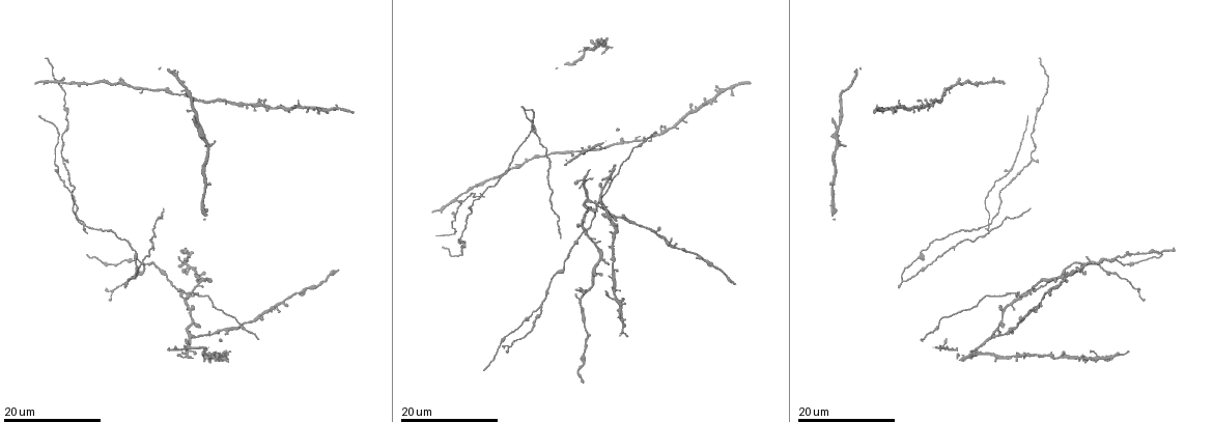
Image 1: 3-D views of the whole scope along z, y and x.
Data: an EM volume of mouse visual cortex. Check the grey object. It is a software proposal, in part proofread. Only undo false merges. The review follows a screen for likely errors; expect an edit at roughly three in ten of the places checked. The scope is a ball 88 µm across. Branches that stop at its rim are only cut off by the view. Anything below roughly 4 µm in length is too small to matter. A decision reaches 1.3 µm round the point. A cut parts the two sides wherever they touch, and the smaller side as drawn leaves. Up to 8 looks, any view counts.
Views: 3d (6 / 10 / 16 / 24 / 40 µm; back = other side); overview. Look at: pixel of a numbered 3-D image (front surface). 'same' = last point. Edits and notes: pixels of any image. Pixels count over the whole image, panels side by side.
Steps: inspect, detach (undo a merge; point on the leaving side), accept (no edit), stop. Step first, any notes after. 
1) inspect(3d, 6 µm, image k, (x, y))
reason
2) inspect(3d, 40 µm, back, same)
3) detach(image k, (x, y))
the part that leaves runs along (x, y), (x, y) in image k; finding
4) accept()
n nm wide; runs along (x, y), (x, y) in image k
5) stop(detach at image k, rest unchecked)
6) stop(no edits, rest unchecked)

inspect(3d, 16 µm, image 1, (161, 271))

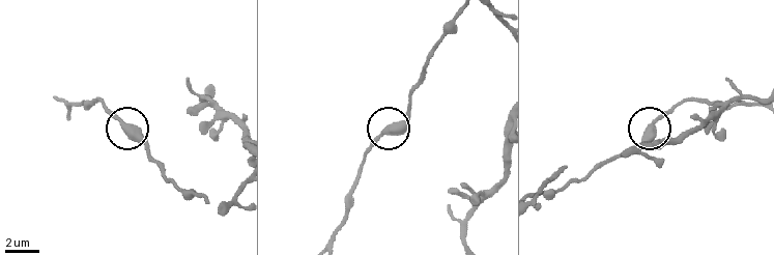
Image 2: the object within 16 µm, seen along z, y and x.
inspect(3d, 10 µm, image 2, (124, 121))

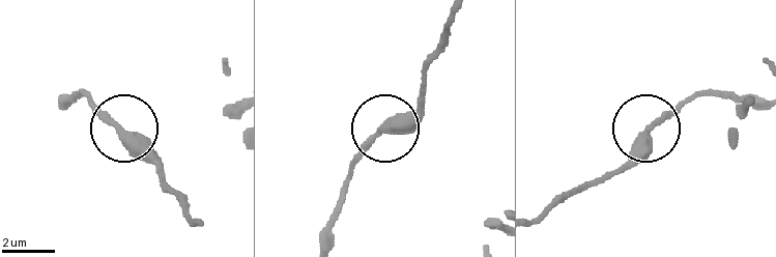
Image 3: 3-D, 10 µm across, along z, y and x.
accept()
continuous, no second cell

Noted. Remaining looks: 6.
inspect(3d, 16 µm, image 1, (541, 305))
branch point

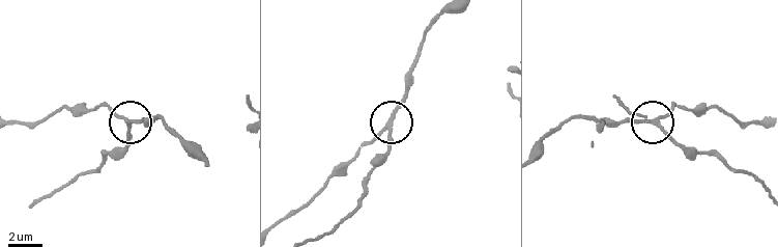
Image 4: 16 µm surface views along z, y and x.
inspect(3d, 6 µm, image 4, (658, 123))
zoom in

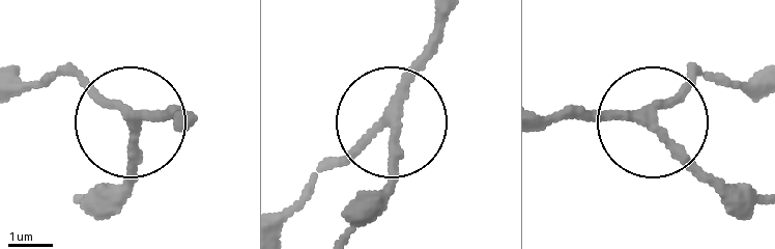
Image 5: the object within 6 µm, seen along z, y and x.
accept()
3 arms; continuous, no second cell

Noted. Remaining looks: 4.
inspect(3d, 24 µm, image 1, (989, 221))
arms run side by side

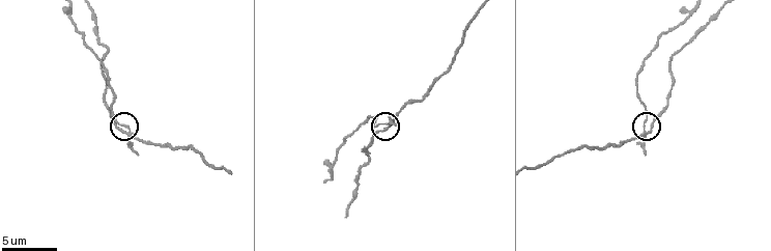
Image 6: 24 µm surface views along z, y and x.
inspect(3d, 6 µm, image 6, (645, 127))

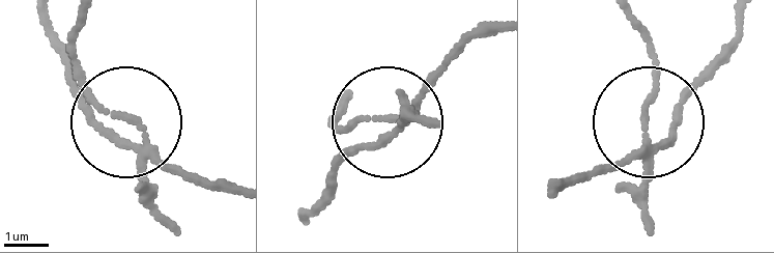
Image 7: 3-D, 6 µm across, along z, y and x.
detach(image 7, (95, 106))
side arm 47 µm; the part that leaves runs along (143, 144), (90, 92), (76, 15) in image 7; two cells meet here

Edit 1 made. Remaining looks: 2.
stop(detach at image 7, rest unchecked)

